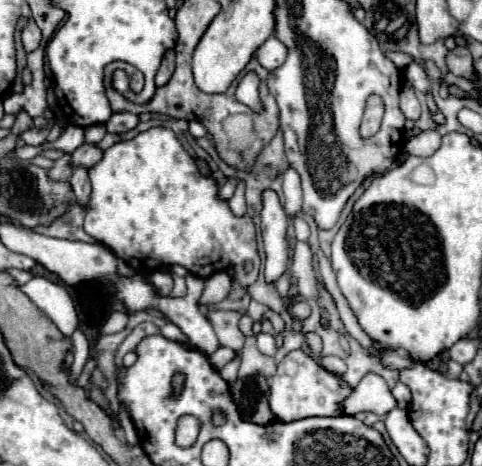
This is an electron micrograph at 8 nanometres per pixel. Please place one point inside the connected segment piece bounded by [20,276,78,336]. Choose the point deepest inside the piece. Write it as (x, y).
(52, 298)

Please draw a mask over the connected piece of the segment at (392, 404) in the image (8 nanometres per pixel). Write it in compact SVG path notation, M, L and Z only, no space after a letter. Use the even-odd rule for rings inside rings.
M366 374L358 388L344 400L344 412L354 416L362 410L376 412L376 414L388 414L392 408L396 408L396 398L392 396L388 384L378 374Z

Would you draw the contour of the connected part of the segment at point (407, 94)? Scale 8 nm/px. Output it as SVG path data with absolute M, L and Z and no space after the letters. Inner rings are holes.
M402 88L402 92L400 92L400 108L402 108L406 118L410 118L410 120L420 118L420 102L418 102L414 90Z

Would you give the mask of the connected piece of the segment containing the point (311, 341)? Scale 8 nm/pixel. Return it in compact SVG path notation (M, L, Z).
M306 332L304 338L306 338L306 344L308 344L310 352L312 352L314 356L320 356L320 352L322 352L322 340L320 340L320 336L314 334L314 332Z

